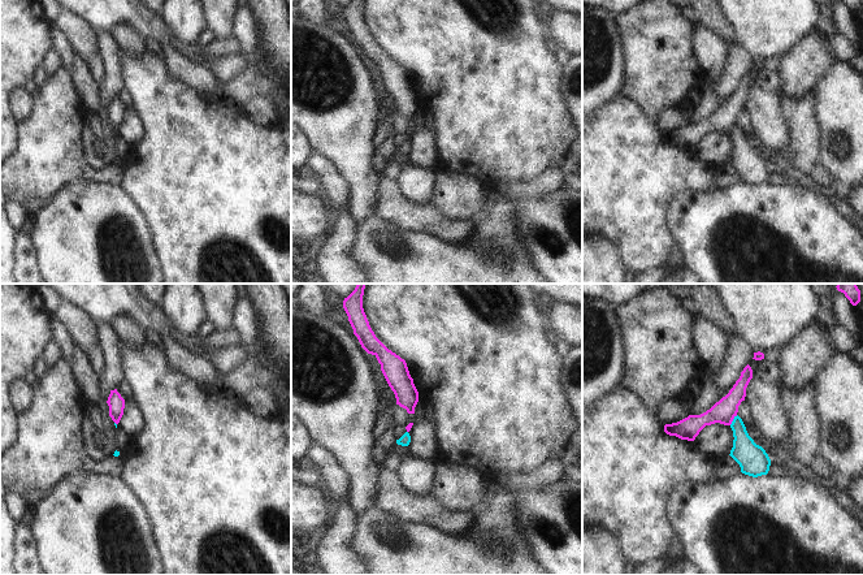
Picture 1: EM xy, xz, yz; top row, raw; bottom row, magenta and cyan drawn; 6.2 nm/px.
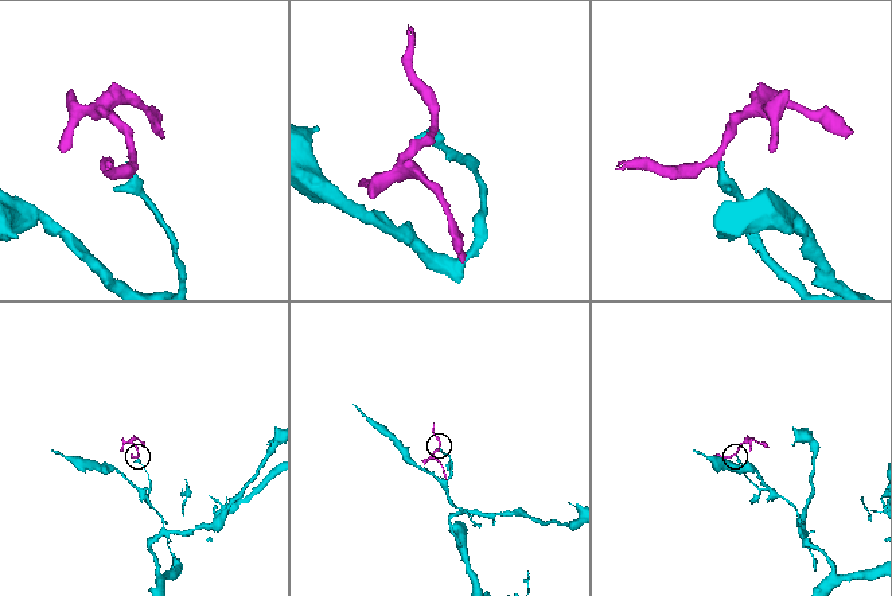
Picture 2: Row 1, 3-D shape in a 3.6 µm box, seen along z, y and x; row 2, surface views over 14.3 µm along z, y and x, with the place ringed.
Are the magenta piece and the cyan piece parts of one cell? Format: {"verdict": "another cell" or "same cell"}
{"verdict": "another cell"}

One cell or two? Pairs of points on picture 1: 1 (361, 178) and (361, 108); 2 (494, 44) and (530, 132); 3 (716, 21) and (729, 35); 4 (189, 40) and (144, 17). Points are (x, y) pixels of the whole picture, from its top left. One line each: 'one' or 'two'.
1: one
2: one
3: one
4: two

